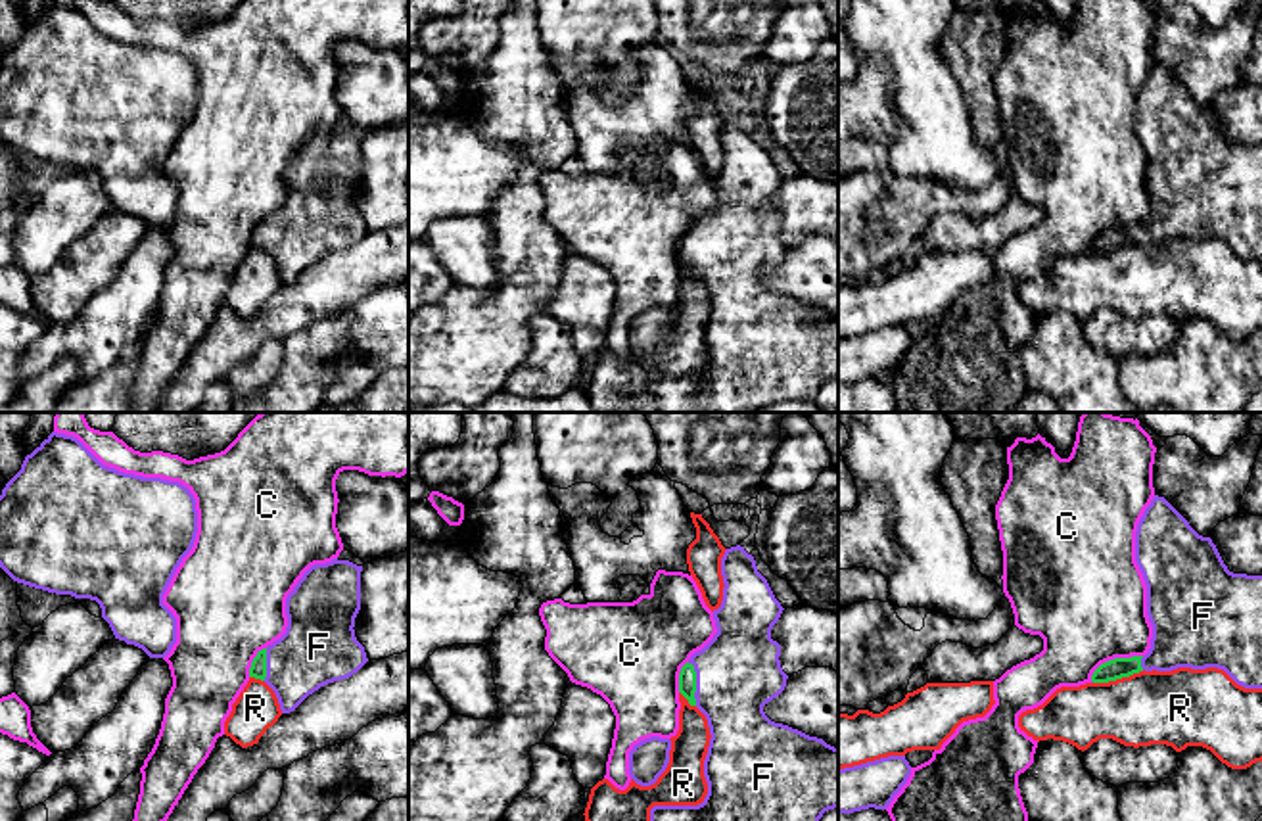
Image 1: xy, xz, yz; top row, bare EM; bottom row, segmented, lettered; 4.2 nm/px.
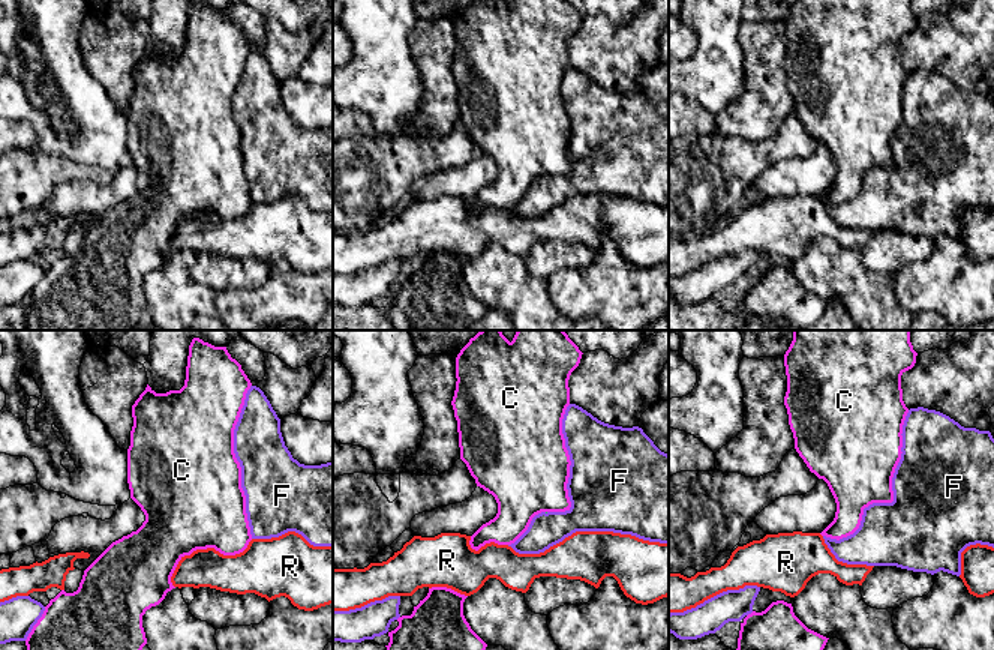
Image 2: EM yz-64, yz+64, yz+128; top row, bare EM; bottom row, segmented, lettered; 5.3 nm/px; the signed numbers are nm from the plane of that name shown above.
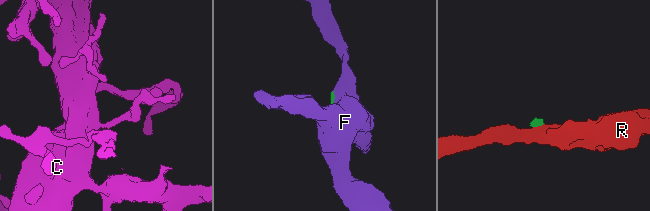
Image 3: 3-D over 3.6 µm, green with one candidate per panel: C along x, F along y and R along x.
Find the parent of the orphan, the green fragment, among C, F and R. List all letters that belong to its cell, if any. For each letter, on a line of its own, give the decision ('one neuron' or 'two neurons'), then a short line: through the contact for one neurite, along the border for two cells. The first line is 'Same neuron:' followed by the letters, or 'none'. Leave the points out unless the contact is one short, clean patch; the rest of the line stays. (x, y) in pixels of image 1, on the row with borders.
Same neuron: F
C: two neurons | yz (1142, 655), (1105, 660), (1090, 680)
F: one neuron | xz (687, 678), (695, 683), (729, 680), (737, 672)
R: two neurons | yz (1144, 670), (1094, 683)

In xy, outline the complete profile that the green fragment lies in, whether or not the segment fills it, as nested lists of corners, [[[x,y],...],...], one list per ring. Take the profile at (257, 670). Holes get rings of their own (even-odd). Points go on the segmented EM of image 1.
[[[349,560],[315,564],[288,595],[286,633],[259,650],[249,668],[249,677],[274,691],[282,714],[368,662],[353,629],[361,610],[361,572],[362,566]]]

